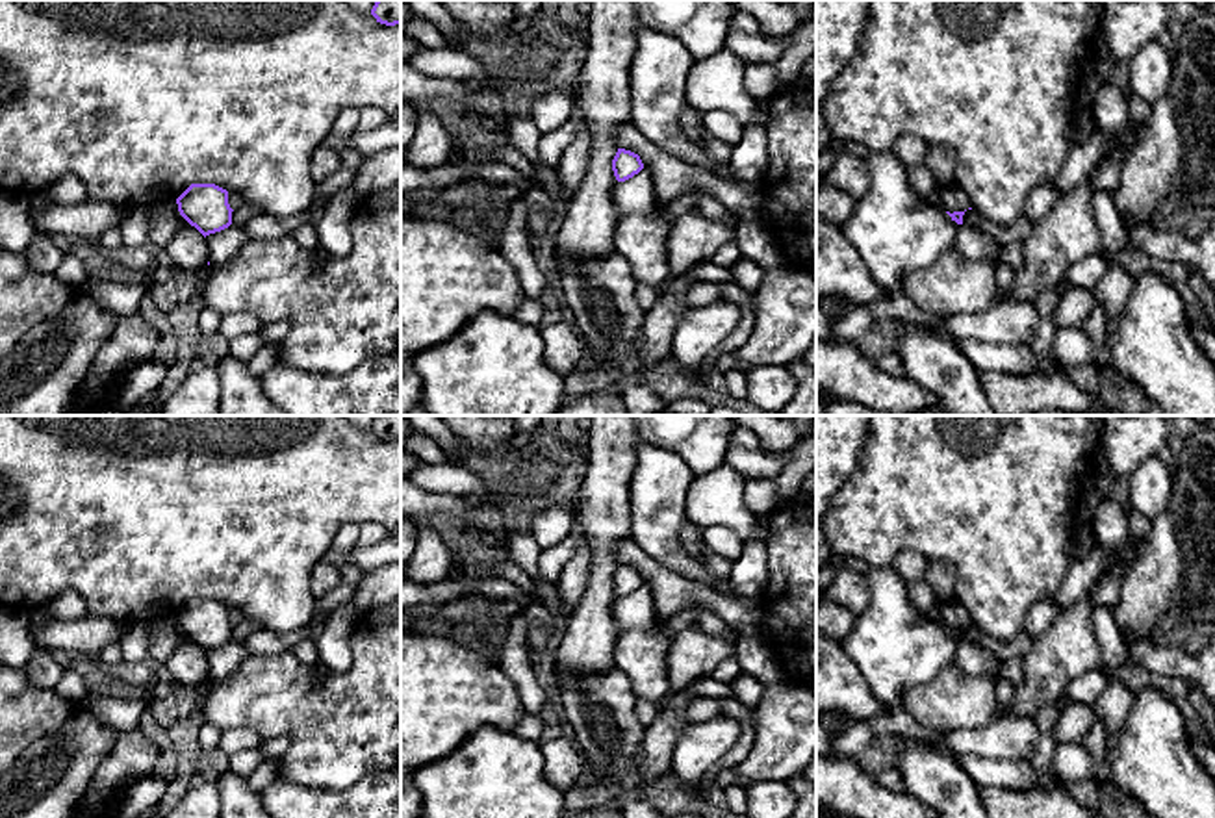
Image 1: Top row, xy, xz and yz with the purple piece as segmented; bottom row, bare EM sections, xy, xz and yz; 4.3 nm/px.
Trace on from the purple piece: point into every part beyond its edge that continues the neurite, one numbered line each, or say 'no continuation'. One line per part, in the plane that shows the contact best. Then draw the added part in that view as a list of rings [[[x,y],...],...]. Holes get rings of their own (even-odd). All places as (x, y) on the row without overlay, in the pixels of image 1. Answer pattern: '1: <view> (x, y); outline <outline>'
no continuation

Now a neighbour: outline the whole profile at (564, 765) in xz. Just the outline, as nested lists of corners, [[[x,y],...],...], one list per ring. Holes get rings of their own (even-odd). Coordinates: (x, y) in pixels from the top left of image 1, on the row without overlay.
[[[564,735],[542,744],[542,755],[545,760],[545,779],[564,794],[573,790],[586,768],[586,759],[579,751],[573,738],[569,735]]]

